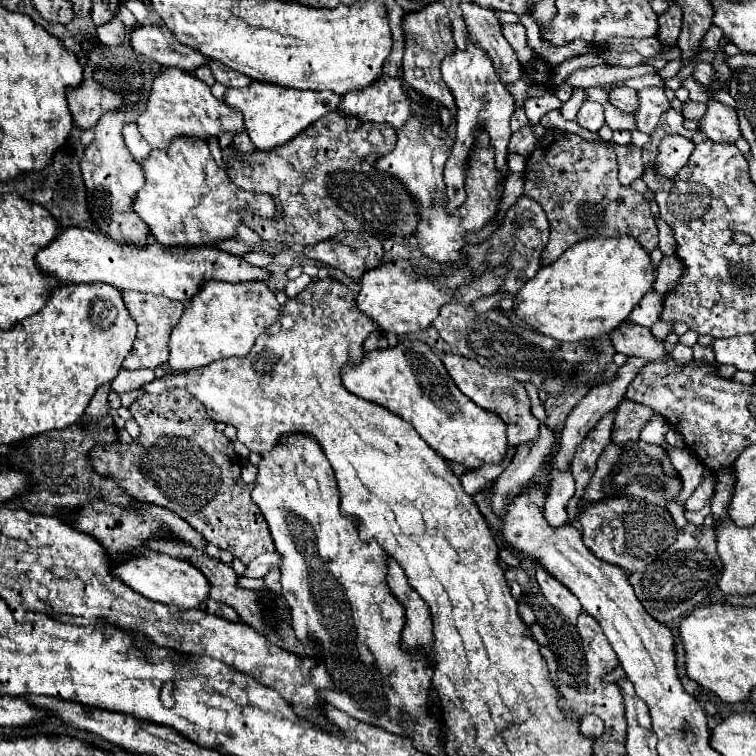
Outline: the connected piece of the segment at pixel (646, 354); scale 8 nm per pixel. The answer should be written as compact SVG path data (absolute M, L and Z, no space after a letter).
M624 321L620 327L616 327L612 333L608 333L610 343L618 353L642 357L644 361L656 361L666 355L664 347L654 339L648 327Z

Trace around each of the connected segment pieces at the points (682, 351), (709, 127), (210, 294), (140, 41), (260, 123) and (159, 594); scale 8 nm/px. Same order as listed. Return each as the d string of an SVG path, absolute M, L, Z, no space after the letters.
M676 343L676 345L674 345L674 351L672 351L670 355L676 359L676 363L684 365L684 363L688 363L688 361L692 359L692 347L682 345L682 343Z
M716 99L706 101L708 109L704 113L704 119L700 119L700 131L716 141L728 141L734 143L740 139L740 127L736 119L736 111L722 105Z
M208 281L204 287L184 305L180 323L170 337L168 365L174 371L188 371L204 367L224 357L244 357L252 349L258 335L262 335L278 317L280 303L268 283L216 283Z
M140 25L130 33L132 49L152 59L164 67L178 67L182 71L194 71L198 65L204 65L208 57L192 47L184 47L164 25Z
M252 81L248 87L228 87L224 99L234 109L242 111L244 115L244 127L252 139L252 143L258 149L272 149L278 145L288 143L292 137L296 137L300 131L304 131L310 123L320 119L322 115L336 109L340 95L334 91L312 91L312 89L294 89L294 87L282 87L274 83L264 81Z
M142 549L138 553L132 551L132 557L128 561L114 565L114 575L120 577L136 593L144 595L146 599L178 609L196 609L210 597L210 583L200 569L196 569L186 561L162 555L152 549Z

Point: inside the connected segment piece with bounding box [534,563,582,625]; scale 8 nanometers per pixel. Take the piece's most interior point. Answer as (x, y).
(556, 594)

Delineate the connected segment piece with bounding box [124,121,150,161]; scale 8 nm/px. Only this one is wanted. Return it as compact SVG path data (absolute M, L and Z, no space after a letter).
M130 121L130 123L124 125L124 141L126 141L128 151L134 155L136 161L142 159L144 155L148 155L148 151L150 151L146 139L140 135L140 131L138 131L138 127L136 127L134 121Z

